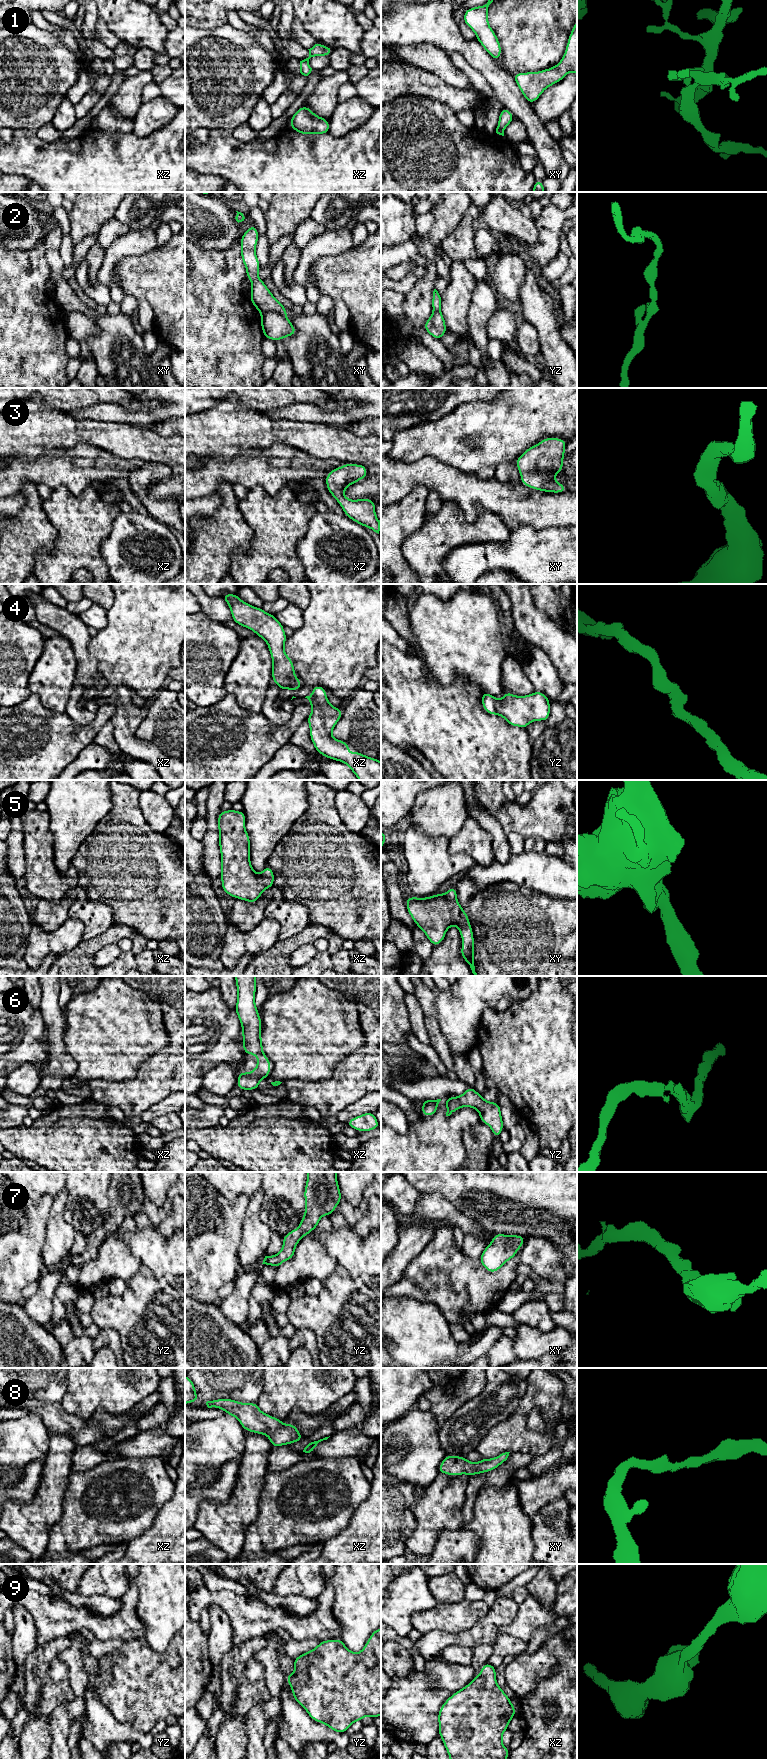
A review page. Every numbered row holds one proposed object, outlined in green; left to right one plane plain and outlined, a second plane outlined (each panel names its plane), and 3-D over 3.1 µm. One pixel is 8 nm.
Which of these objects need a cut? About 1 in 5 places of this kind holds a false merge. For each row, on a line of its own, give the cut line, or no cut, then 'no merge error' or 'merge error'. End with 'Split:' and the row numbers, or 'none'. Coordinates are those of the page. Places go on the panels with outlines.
1: no cut; no merge error
2: cut in xy along (261, 313), (275, 310), (284, 315); merge error
3: no cut; no merge error
4: no cut; no merge error
5: no cut; no merge error
6: no cut; no merge error
7: no cut; no merge error
8: no cut; no merge error
9: no cut; no merge error
Split: 2

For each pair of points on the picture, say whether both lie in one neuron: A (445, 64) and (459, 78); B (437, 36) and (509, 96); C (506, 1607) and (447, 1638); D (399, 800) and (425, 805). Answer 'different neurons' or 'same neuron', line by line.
A: same neuron
B: same neuron
C: same neuron
D: different neurons

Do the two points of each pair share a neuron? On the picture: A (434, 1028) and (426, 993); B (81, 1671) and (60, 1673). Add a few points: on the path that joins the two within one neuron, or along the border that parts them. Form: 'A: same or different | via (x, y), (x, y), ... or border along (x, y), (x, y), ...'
A: same | via (431, 1019), (428, 1002)
B: different | border along (57, 1656), (67, 1667), (69, 1683), (75, 1695)

